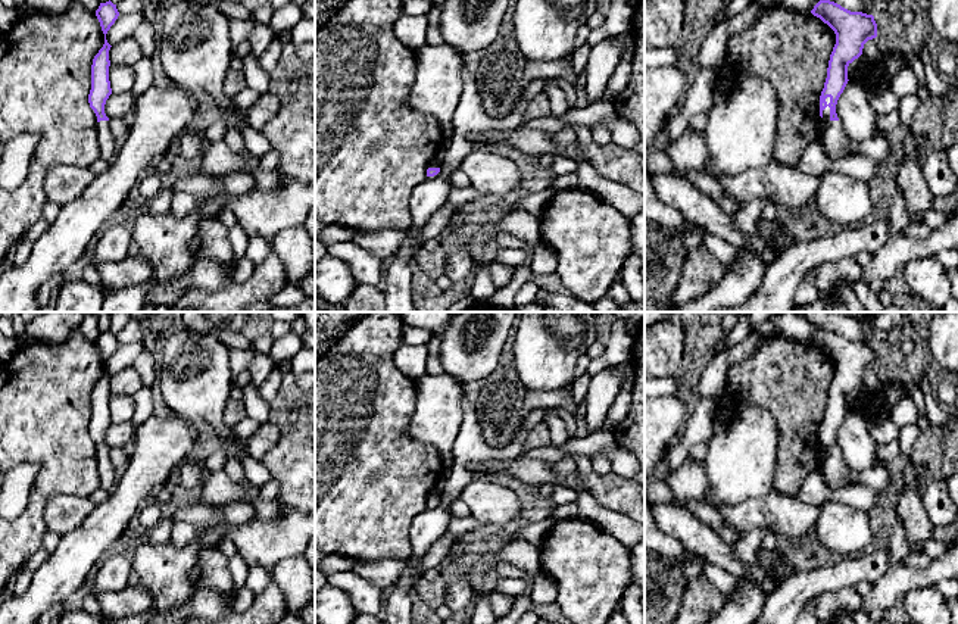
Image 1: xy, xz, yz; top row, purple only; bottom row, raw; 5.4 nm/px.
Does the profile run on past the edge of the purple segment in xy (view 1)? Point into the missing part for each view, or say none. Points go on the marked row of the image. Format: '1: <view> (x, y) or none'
1: xy (108, 143)

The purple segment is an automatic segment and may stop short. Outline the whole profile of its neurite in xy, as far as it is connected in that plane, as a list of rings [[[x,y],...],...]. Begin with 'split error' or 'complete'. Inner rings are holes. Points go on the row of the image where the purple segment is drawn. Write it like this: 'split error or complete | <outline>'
split error | [[[109,0],[106,3],[100,3],[96,10],[96,16],[104,34],[104,44],[93,59],[88,103],[97,116],[97,141],[100,146],[100,157],[106,162],[112,162],[116,155],[116,138],[112,134],[109,118],[104,113],[106,100],[112,94],[109,81],[109,50],[112,46],[106,40],[106,34],[118,19],[119,12],[116,4]]]

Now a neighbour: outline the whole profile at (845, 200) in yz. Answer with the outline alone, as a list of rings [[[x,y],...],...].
[[[842,172],[821,175],[815,205],[833,228],[855,228],[868,221],[873,212],[867,181]]]

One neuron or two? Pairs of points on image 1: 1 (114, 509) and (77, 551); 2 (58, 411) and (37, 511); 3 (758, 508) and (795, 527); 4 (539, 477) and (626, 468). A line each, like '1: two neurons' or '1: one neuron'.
1: one neuron
2: one neuron
3: one neuron
4: two neurons

